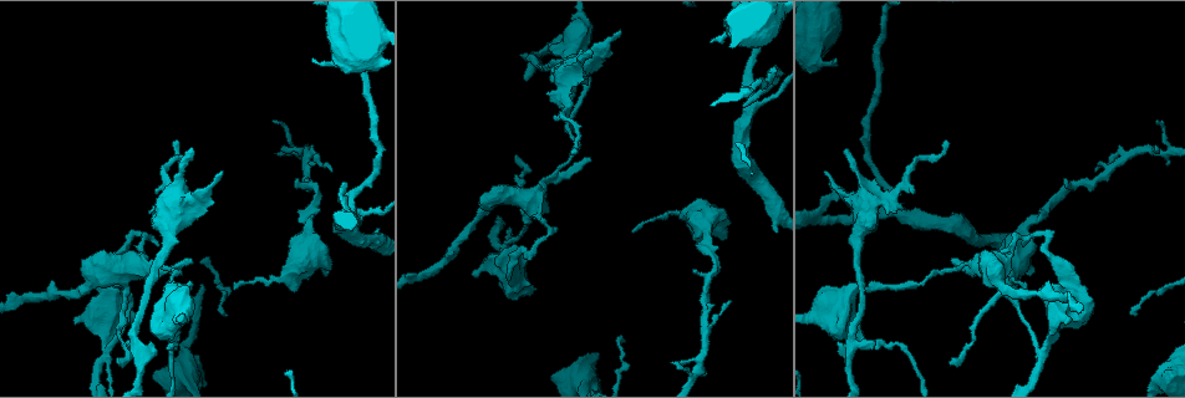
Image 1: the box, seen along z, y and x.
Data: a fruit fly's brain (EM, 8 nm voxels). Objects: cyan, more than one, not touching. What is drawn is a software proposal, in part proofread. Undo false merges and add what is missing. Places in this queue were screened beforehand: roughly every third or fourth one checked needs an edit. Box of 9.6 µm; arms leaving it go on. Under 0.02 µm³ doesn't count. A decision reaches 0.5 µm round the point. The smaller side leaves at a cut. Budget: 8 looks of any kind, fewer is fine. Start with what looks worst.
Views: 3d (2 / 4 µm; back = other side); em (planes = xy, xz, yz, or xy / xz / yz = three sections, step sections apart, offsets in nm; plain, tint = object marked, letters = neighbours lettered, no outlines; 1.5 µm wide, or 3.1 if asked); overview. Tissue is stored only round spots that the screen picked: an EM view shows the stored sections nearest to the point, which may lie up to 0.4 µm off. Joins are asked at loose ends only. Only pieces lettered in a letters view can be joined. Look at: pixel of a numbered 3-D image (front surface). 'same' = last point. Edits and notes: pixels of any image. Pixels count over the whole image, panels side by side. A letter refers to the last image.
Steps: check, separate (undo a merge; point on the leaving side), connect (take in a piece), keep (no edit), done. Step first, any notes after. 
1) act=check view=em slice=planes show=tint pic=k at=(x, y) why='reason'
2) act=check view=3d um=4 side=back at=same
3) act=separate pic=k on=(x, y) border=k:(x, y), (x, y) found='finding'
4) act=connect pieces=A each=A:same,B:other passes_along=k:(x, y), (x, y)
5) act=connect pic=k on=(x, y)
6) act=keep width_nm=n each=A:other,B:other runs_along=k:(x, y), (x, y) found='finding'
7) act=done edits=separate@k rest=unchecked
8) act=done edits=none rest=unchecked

act=check view=3d um=4 pic=1 at=(829, 182) why='an open end'

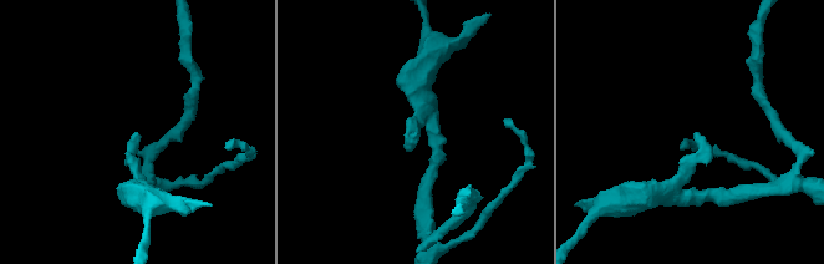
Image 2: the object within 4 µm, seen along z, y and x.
act=check view=em slice=planes show=letters pic=2 at=(417, 134) why='shape alone is not enough'

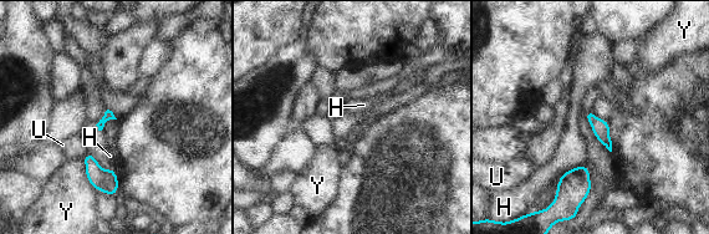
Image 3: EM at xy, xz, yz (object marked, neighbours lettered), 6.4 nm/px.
act=keep each=H:other,U:other,Y:other border=3:(585, 164), (561, 173) found='none of them fits'

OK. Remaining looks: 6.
act=check view=3d um=2 pic=1 at=(295, 179) why='branch stops here'

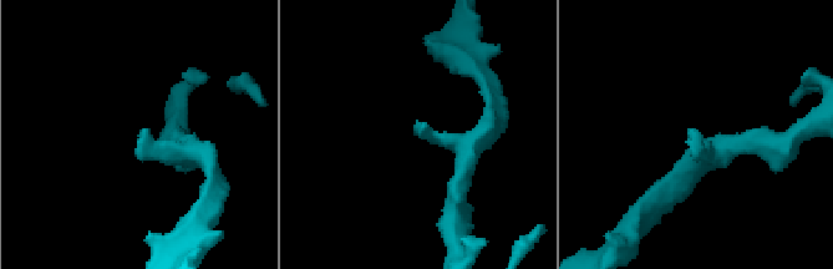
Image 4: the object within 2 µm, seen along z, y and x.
act=check view=em slice=yz step=4 show=tint pic=4 at=(146, 128) why='now the EM'

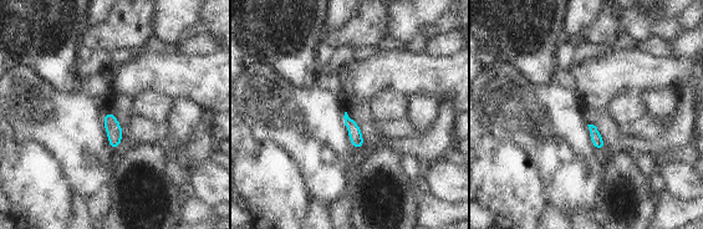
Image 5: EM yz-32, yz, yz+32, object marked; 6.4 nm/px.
act=check view=em slice=planes show=letters at=same

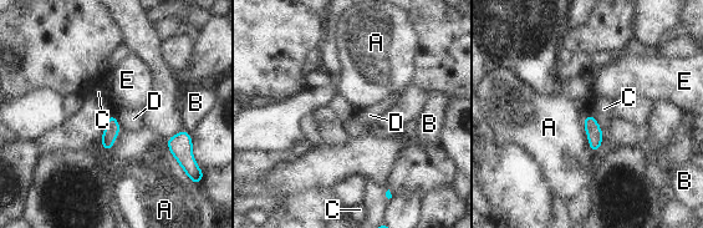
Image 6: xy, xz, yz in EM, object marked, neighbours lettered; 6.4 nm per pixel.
act=keep each=A:other,B:other,C:other,D:other,E:other border=6:(115, 115), (121, 127) found='no lettered piece goes on from it'

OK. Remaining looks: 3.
act=check view=3d um=2 side=back pic=1 at=(176, 140) why='tapers out'

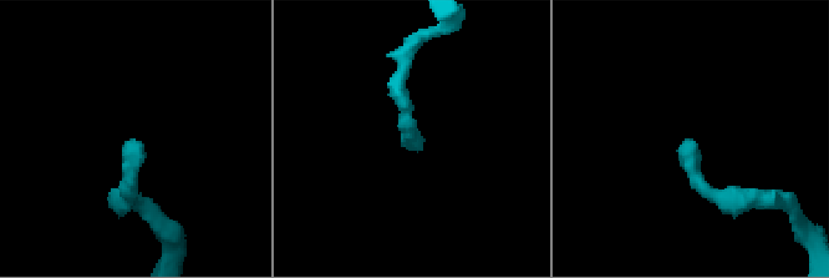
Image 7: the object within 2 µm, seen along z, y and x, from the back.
act=check view=em slice=xy step=4 show=tint pic=7 at=(407, 132) why='now the EM'

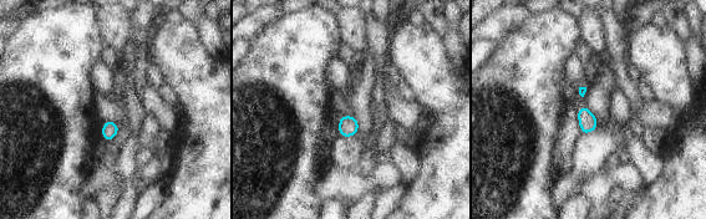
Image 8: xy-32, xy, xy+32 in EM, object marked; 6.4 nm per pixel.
act=check view=em slice=xz step=8 show=letters at=same why='another direction'

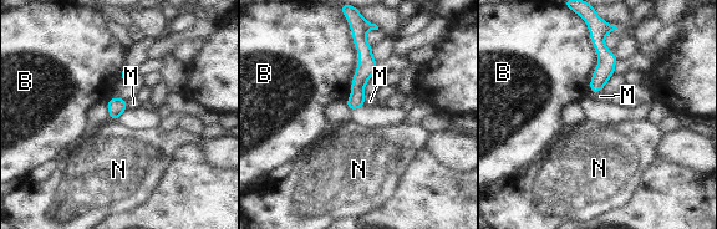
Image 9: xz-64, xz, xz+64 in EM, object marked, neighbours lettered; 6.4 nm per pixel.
act=keep each=B:other,M:other,N:other found='none of them fits'

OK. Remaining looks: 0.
act=done edits=none rest=unchecked

